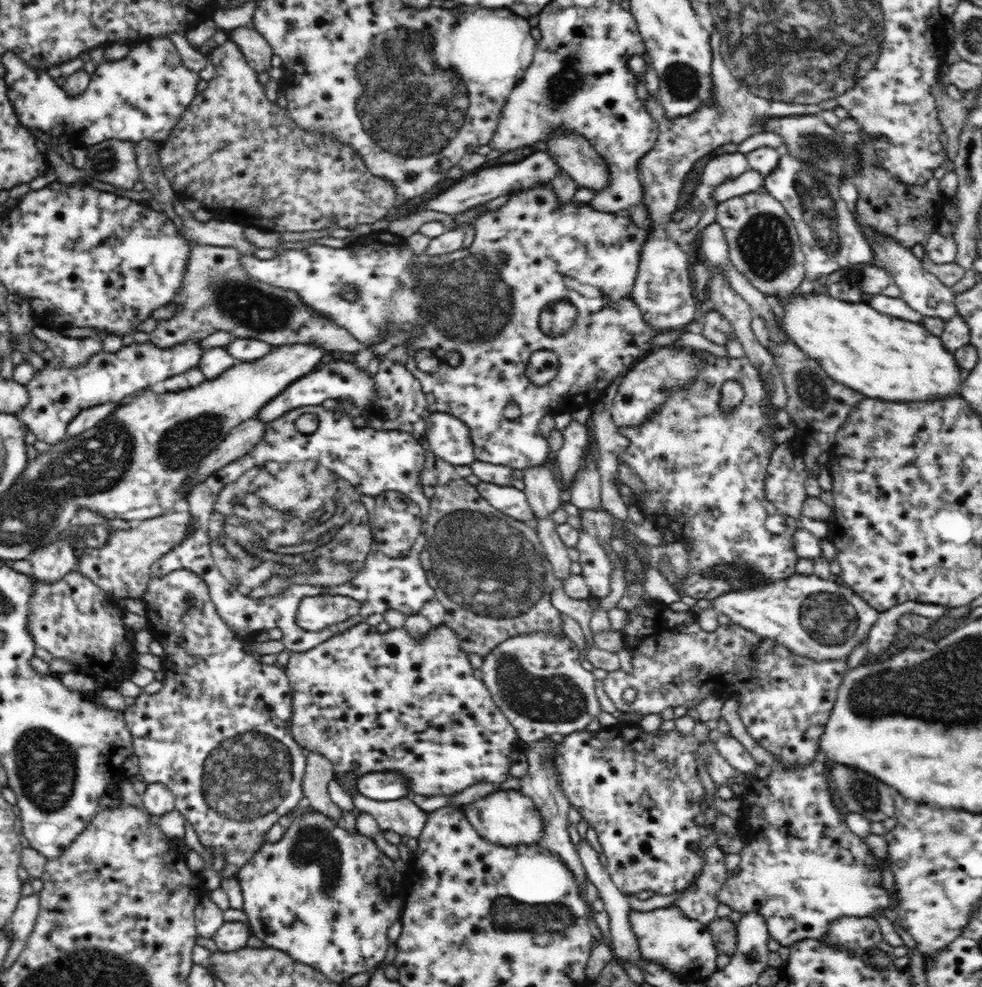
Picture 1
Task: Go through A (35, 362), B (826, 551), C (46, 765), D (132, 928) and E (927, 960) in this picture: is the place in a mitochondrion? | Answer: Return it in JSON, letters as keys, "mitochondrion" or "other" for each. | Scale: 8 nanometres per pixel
{"A":"other","B":"other","C":"mitochondrion","D":"other","E":"other"}

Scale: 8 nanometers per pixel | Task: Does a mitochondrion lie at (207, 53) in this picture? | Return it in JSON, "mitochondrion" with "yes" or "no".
{"mitochondrion":"no"}

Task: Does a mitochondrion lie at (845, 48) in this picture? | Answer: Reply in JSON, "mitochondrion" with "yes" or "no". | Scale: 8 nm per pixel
{"mitochondrion":"yes"}

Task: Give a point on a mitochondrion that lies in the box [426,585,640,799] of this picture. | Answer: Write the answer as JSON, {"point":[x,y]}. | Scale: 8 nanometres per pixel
{"point":[554,699]}

